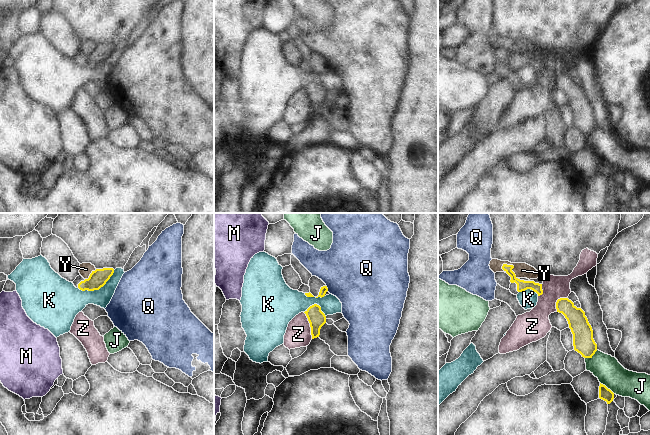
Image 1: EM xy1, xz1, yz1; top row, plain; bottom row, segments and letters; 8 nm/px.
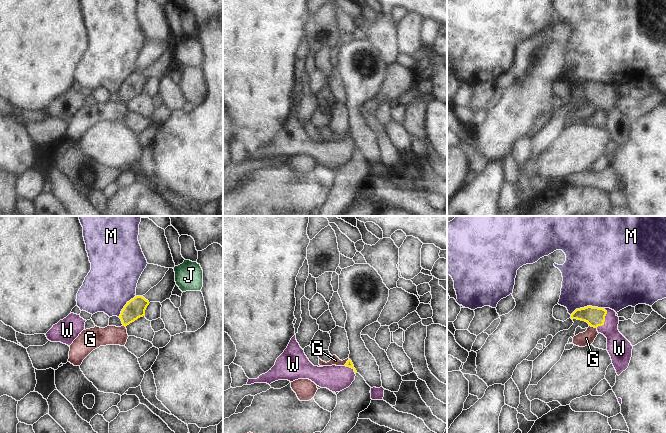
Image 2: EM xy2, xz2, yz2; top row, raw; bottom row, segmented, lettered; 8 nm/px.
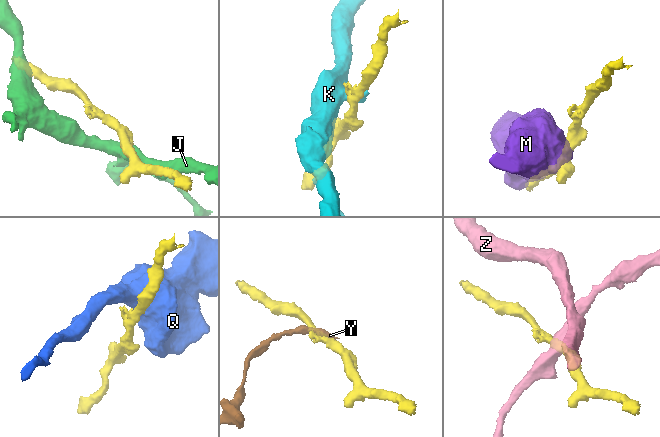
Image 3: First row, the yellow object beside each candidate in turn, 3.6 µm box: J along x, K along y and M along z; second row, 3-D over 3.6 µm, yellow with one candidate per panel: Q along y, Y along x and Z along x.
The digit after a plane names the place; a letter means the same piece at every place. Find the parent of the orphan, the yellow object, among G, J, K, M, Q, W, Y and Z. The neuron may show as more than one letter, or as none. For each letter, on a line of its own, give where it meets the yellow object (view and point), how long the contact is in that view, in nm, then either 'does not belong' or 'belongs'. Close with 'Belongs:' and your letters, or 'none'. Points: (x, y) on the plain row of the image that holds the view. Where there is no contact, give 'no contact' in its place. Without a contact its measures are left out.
G: contact yz2 (593, 102); length 70 nm; does not belong
J: contact yz1 (591, 132); length 120 nm; does not belong
K: contact xy1 (98, 65); length 320 nm; does not belong
M: contact yz2 (587, 82); length 280 nm; does not belong
Q: contact xz1 (327, 64); length 50 nm; does not belong
W: contact yz2 (604, 95); length 170 nm; belongs
Y: contact yz1 (513, 43); length 170 nm; does not belong
Z: contact xz1 (310, 101); length 220 nm; does not belong
Belongs: W

